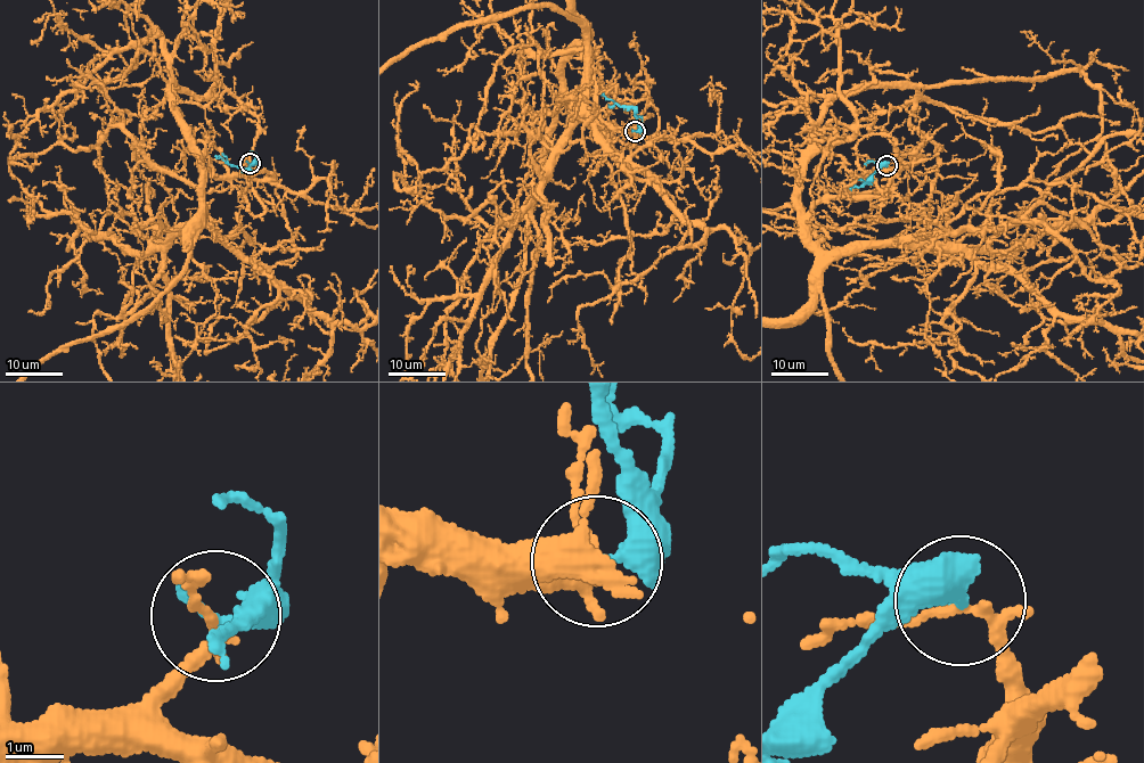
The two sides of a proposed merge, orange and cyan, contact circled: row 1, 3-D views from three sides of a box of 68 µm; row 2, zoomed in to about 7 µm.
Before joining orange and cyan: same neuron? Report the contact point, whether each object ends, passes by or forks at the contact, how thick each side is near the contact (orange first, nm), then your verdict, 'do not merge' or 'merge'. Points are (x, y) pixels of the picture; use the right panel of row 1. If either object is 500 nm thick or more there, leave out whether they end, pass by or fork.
(887, 165) | orange forks | cyan ends | 140/360 nm | do not merge

